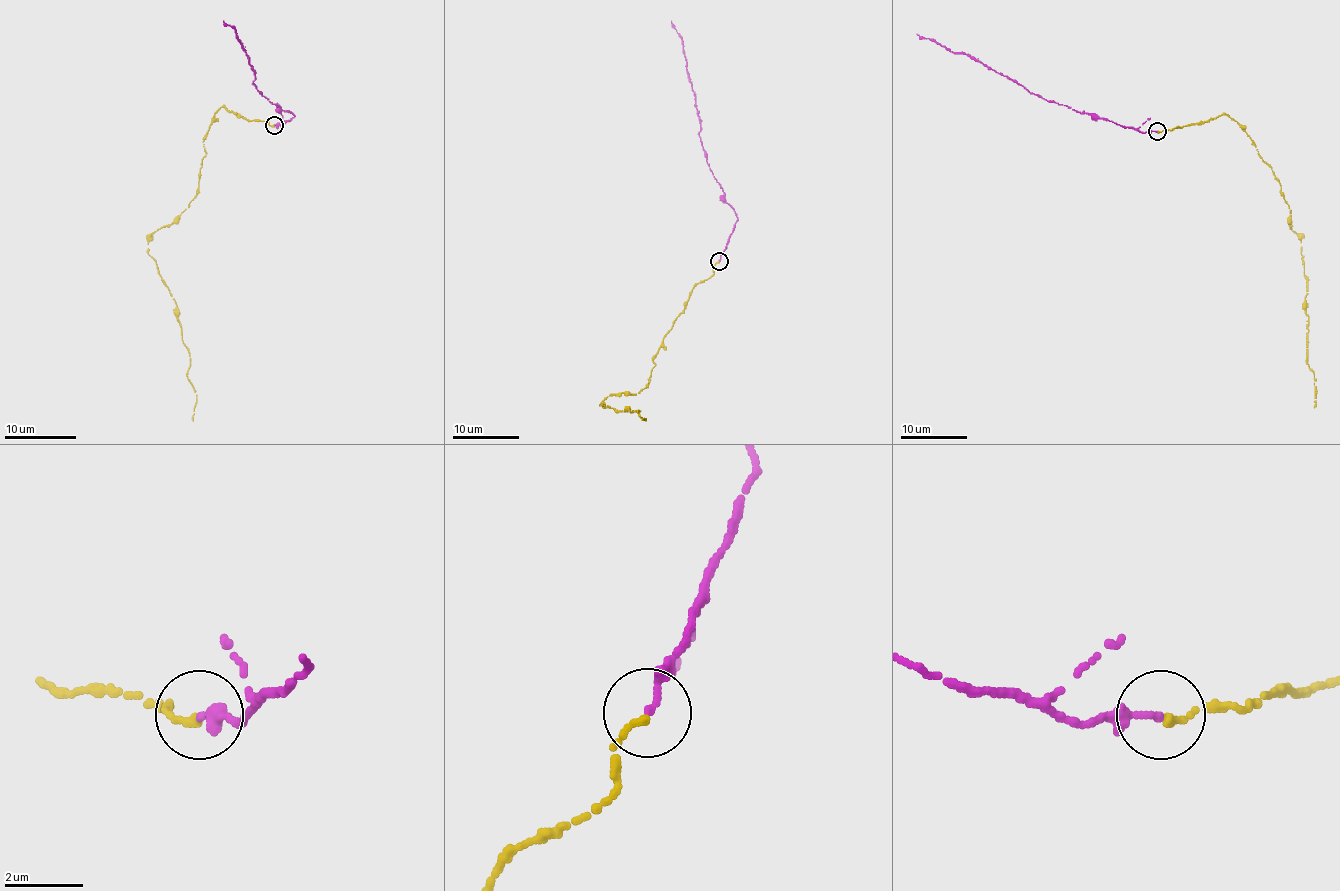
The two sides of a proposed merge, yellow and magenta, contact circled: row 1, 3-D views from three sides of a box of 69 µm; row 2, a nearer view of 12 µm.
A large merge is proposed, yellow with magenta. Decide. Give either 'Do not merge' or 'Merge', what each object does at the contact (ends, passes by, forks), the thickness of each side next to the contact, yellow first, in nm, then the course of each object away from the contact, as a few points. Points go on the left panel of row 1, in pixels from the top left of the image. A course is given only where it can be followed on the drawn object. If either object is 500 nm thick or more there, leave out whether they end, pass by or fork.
Merge. At the ring yellow ends. At the ring magenta ends. Thickness 200 nm (yellow) against 180 nm. Course of yellow: (275, 126), (221, 106), (203, 140), (198, 194), (149, 237), (147, 253), (176, 303), (190, 357), (192, 420). Course of magenta: (275, 124), (282, 126), (294, 115), (277, 106), (255, 88), (255, 74), (250, 60), (235, 31), (223, 20)

